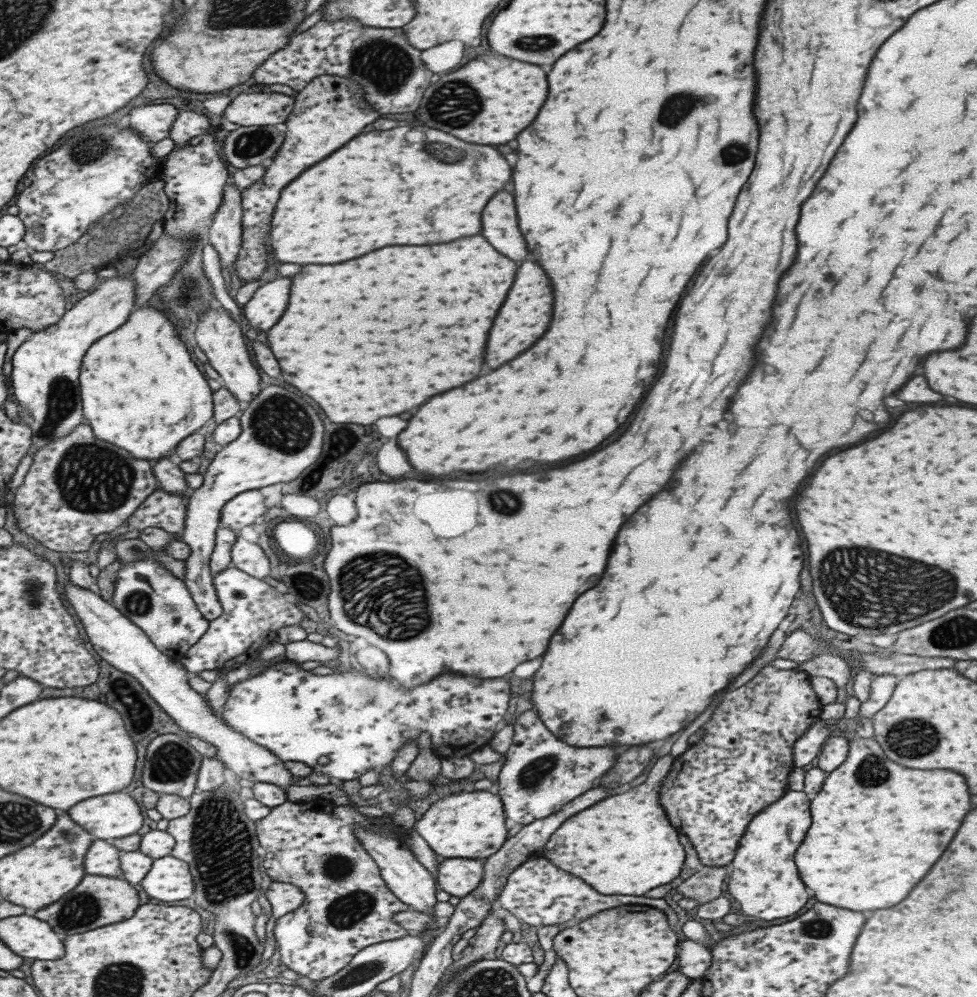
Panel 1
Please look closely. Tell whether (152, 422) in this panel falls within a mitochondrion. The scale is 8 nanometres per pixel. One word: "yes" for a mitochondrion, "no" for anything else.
no

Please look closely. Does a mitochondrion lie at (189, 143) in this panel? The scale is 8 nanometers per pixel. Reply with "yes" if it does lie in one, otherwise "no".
no

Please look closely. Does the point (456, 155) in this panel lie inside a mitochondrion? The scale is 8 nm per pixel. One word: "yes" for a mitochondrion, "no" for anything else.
yes

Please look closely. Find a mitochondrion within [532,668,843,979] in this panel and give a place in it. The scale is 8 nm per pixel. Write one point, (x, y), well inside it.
(817, 927)

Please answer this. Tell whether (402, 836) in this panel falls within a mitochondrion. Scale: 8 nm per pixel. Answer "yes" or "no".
no

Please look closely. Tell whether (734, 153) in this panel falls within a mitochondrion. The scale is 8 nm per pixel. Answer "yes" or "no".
yes

